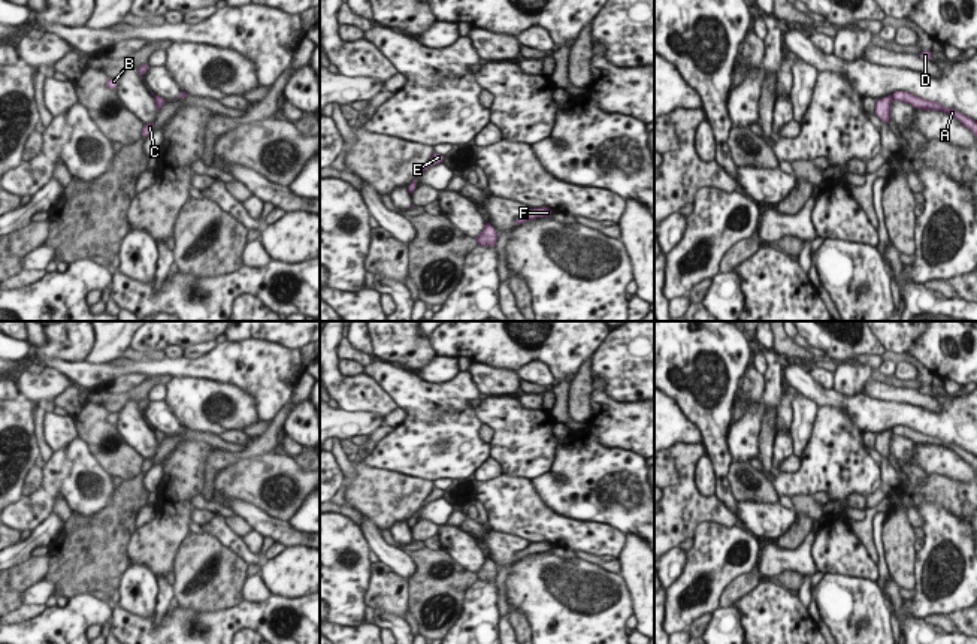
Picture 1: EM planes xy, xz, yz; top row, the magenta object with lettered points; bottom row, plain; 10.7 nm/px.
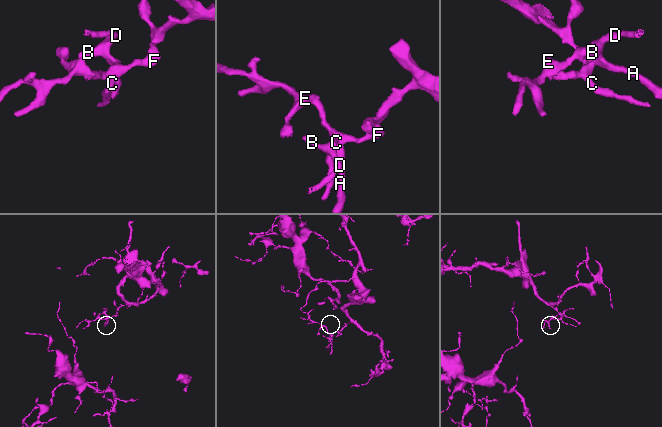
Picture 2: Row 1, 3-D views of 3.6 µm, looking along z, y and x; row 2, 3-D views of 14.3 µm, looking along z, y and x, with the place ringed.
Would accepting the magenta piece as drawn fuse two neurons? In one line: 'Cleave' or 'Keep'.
Cleave

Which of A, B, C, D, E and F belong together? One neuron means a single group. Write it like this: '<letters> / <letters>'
A B D / C E F

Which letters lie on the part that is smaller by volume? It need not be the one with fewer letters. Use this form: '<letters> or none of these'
A, B, D

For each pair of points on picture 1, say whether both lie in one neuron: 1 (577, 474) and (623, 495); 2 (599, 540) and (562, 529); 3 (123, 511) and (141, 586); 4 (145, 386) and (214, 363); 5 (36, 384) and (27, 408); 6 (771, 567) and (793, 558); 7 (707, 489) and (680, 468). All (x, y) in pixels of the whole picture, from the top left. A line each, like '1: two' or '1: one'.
1: one
2: one
3: two
4: two
5: two
6: one
7: two

